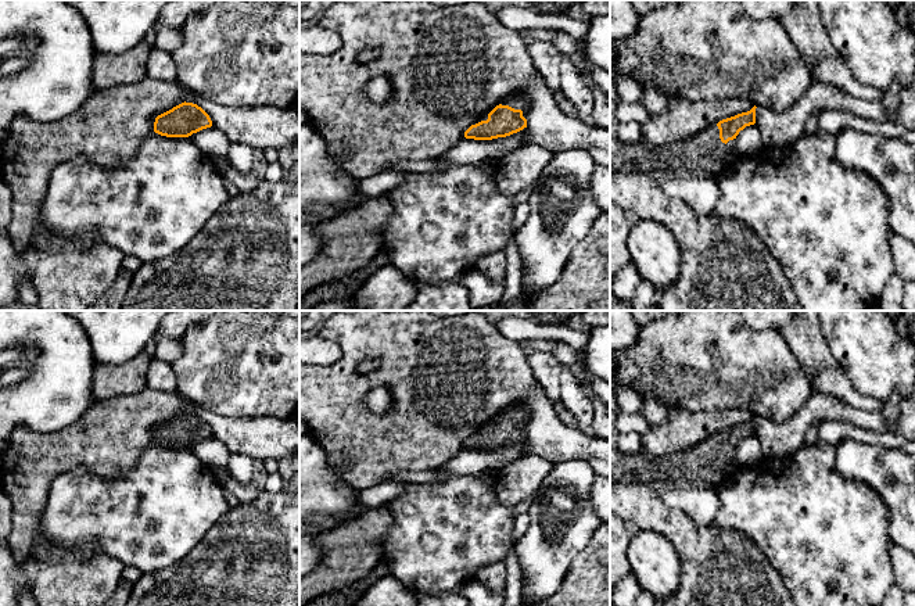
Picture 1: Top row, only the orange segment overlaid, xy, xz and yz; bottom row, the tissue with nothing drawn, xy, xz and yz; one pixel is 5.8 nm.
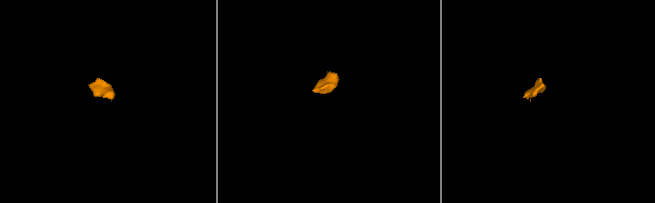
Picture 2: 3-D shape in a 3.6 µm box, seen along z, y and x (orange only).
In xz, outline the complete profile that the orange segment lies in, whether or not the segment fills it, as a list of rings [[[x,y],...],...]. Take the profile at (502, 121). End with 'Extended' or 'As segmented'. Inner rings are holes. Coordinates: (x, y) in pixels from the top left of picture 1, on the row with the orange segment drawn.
[[[517,93],[503,100],[488,115],[482,116],[466,132],[466,139],[492,140],[506,137],[527,128],[528,98]]]. Extended

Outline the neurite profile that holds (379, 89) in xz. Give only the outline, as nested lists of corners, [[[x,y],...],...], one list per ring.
[[[374,76],[365,86],[365,96],[372,103],[385,104],[395,97],[395,89],[385,76]]]

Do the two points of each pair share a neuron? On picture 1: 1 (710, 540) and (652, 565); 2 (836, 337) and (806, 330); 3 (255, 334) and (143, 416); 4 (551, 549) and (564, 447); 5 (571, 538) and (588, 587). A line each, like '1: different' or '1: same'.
1: different
2: different
3: different
4: different
5: different

